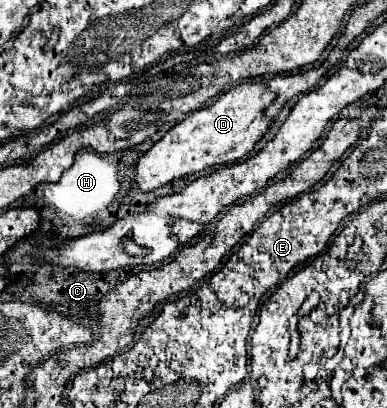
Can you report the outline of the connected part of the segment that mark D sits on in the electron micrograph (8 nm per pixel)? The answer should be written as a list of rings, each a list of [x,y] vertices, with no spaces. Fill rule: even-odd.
[[[241,83],[223,93],[211,107],[187,115],[139,159],[135,167],[139,189],[147,193],[165,183],[171,183],[173,179],[181,179],[209,167],[221,167],[243,159],[269,131],[273,117],[263,115],[263,111],[275,101],[275,97],[277,93],[271,91],[265,83]]]

